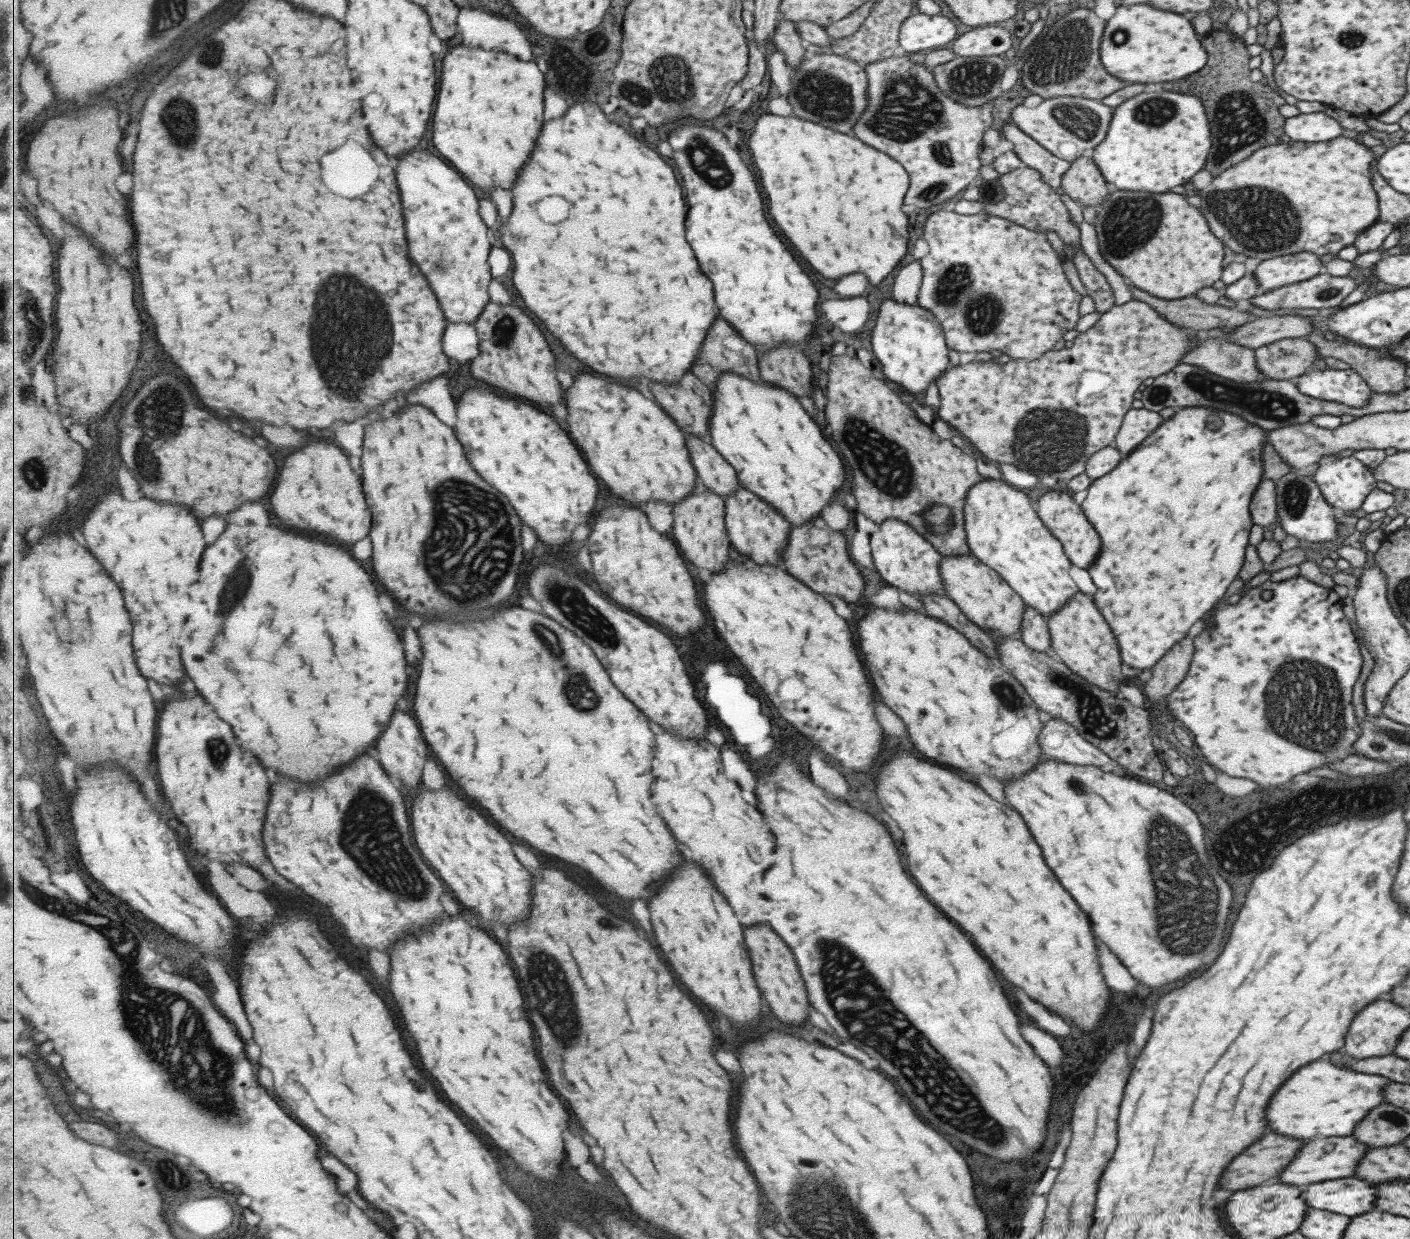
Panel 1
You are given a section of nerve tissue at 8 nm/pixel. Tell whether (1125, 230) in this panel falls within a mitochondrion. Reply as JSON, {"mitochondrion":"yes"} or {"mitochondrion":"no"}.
{"mitochondrion":"yes"}

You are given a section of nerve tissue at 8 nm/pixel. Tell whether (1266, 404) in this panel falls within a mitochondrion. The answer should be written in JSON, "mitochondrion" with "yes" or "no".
{"mitochondrion":"yes"}

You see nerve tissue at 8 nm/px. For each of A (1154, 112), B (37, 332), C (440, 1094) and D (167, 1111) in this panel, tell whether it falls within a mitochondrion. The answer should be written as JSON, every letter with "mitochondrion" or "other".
{"A":"mitochondrion","B":"mitochondrion","C":"other","D":"other"}

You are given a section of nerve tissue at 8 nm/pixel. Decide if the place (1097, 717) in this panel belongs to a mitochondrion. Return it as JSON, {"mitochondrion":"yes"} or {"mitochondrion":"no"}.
{"mitochondrion":"yes"}

